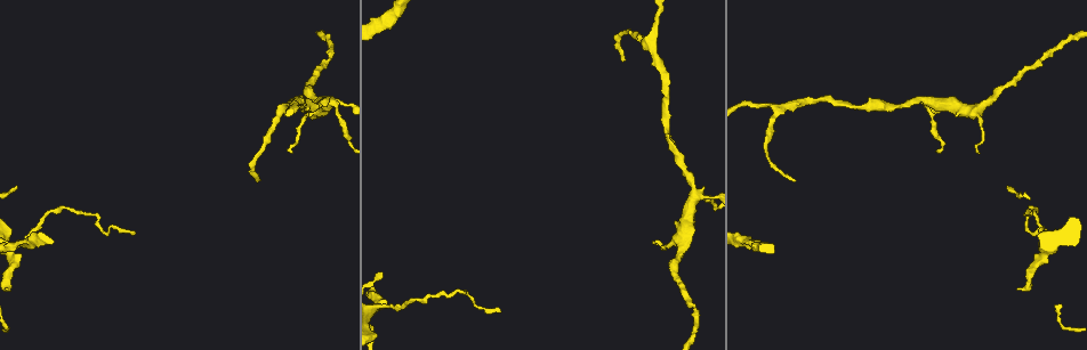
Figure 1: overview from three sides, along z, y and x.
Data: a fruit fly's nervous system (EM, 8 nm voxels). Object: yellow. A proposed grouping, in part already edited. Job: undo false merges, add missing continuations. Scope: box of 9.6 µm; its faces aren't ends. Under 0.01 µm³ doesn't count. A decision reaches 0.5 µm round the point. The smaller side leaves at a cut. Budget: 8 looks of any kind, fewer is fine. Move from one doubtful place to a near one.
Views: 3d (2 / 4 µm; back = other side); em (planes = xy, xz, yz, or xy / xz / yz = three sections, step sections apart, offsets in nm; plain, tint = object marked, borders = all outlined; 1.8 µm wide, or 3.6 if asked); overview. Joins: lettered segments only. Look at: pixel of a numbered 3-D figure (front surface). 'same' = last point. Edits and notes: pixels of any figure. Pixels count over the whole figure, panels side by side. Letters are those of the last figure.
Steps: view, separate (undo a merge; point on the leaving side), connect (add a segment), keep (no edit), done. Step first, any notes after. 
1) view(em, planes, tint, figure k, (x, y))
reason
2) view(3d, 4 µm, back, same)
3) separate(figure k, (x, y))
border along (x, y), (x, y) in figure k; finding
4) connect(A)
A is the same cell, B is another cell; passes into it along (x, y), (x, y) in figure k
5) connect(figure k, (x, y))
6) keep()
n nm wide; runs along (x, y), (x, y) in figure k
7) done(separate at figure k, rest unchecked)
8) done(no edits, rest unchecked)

view(em, planes, plain, figure 1, (651, 50))
three-way junction

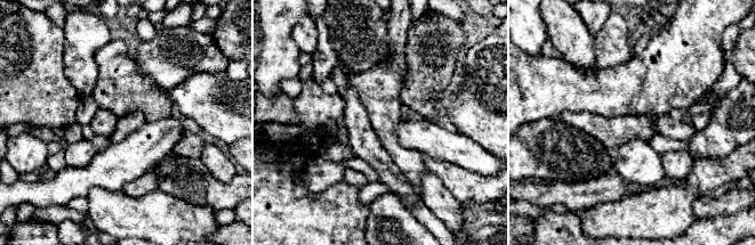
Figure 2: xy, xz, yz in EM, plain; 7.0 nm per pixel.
view(em, planes, tint, same)
with the object marked

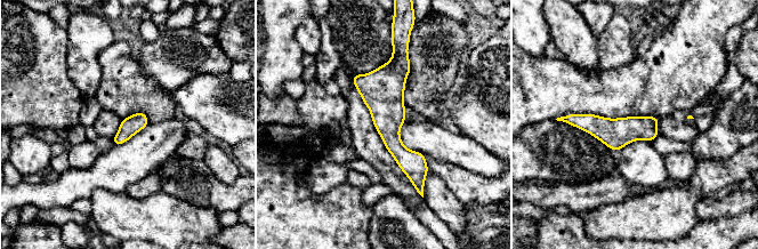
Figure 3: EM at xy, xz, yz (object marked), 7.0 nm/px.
view(em, planes, borders, same)
what lies round it

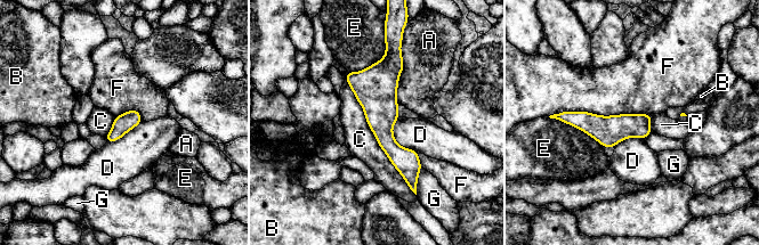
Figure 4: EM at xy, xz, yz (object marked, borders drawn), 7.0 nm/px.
keep()
C touches over 950 nm; A, B, C, D, E, F and G are other cells; runs along (389, 57), (384, 137), (412, 182) in figure 4; one cell here

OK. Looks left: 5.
view(3d, 2 µm, back, figure 1, (621, 61))

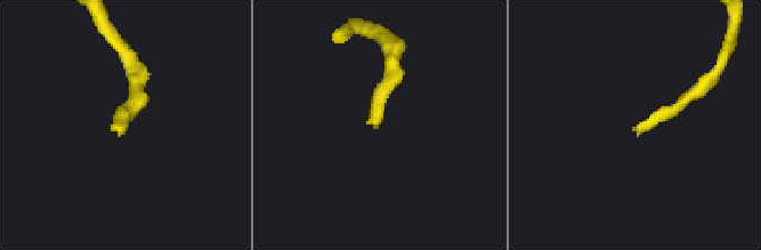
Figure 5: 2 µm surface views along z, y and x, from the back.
view(em, xz, step 8, borders, figure 5, (377, 125))
shape alone is not enough

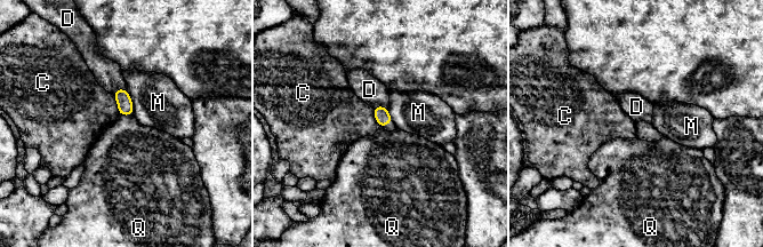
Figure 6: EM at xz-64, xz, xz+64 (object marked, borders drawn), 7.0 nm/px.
view(em, planes, borders, same)

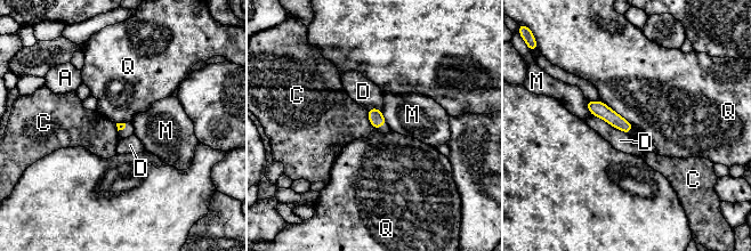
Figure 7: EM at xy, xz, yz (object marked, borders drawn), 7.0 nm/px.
keep()
A, C, D, M and Q are other cells; runs along (589, 104), (629, 127) in figure 7; no lettered segment goes on from it

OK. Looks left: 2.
view(em, planes, tint, figure 1, (1040, 246))
sudden change in width

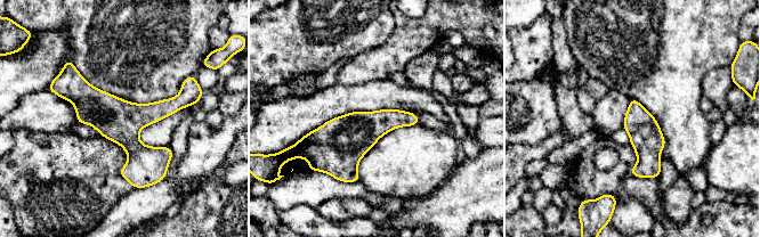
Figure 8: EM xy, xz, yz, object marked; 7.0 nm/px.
view(em, planes, borders, same)
see the neighbours

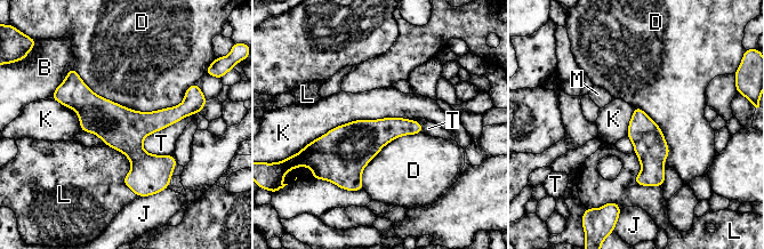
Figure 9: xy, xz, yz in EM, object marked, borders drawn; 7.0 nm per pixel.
keep()
B, D, J, K, L, M and T are other cells; border along (409, 118), (355, 119), (304, 146) in figure 9; one cell here

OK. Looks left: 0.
done(no edits, rest unchecked)

